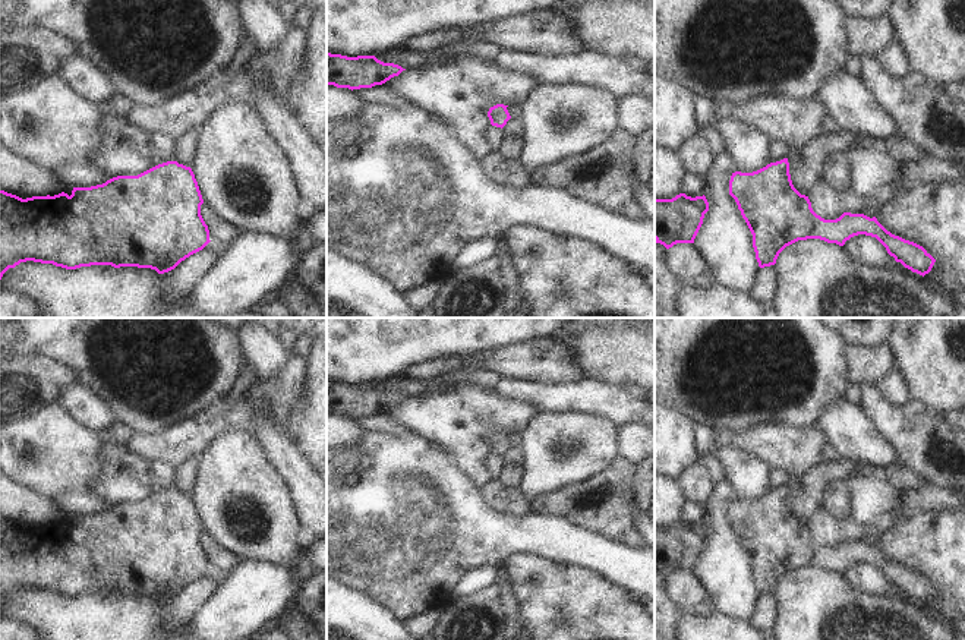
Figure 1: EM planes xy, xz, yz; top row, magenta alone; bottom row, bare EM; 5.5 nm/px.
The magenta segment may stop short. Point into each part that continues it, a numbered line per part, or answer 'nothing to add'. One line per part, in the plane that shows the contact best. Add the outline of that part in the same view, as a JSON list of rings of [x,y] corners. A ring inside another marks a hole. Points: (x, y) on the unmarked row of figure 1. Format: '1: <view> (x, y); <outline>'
nothing to add

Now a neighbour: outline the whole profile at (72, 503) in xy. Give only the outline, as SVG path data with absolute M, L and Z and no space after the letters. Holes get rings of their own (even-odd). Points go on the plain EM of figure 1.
M64 492L60 498L53 498L56 505L69 516L91 516L103 513L111 505L91 492Z

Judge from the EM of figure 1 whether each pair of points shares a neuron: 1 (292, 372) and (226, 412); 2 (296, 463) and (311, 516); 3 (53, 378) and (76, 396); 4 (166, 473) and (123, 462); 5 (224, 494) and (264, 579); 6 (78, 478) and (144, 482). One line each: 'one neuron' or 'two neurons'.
1: one neuron
2: one neuron
3: two neurons
4: one neuron
5: two neurons
6: two neurons

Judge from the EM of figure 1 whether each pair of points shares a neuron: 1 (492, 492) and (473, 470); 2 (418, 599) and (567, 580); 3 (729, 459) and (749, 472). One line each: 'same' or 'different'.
1: different
2: different
3: same

